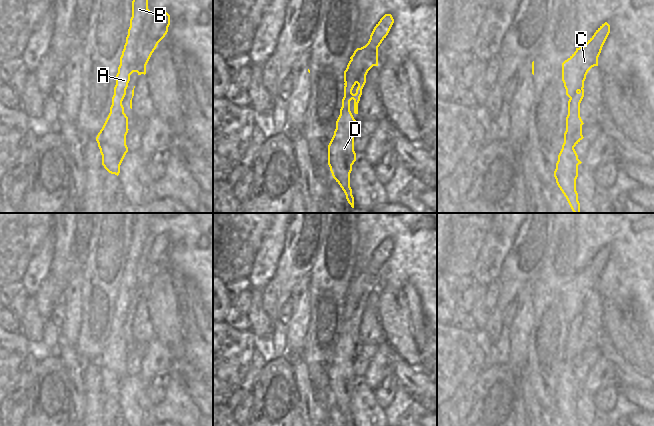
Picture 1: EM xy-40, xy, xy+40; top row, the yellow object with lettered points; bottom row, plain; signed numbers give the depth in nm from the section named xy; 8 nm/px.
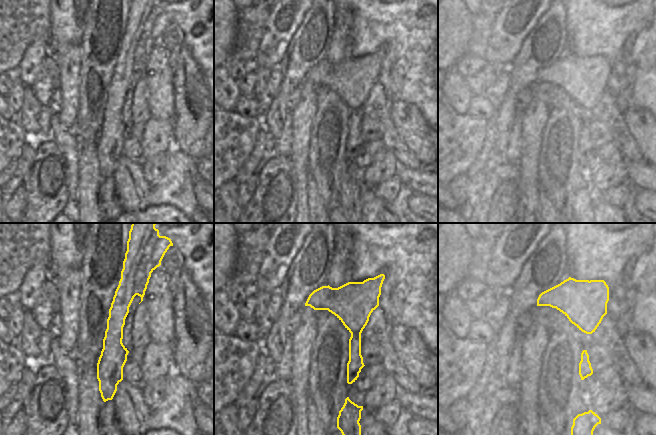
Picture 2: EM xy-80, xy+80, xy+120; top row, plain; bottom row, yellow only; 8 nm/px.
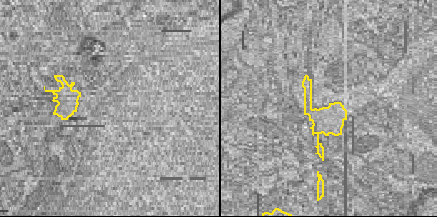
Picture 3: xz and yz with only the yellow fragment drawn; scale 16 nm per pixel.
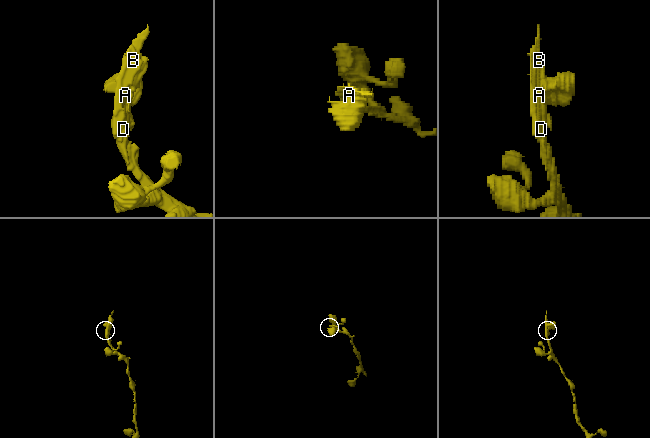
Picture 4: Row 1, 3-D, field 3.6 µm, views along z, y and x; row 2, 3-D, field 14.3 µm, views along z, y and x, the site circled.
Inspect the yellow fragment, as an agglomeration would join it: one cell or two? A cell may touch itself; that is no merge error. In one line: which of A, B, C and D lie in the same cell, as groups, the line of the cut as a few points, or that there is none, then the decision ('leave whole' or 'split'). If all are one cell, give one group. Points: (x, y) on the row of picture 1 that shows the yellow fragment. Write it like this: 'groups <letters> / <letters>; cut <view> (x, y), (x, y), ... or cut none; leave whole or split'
groups A B D / C; cut xy+40 (583, 46), (587, 49), (600, 50); split

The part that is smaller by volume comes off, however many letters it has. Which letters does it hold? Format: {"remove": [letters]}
{"remove": ["C"]}

